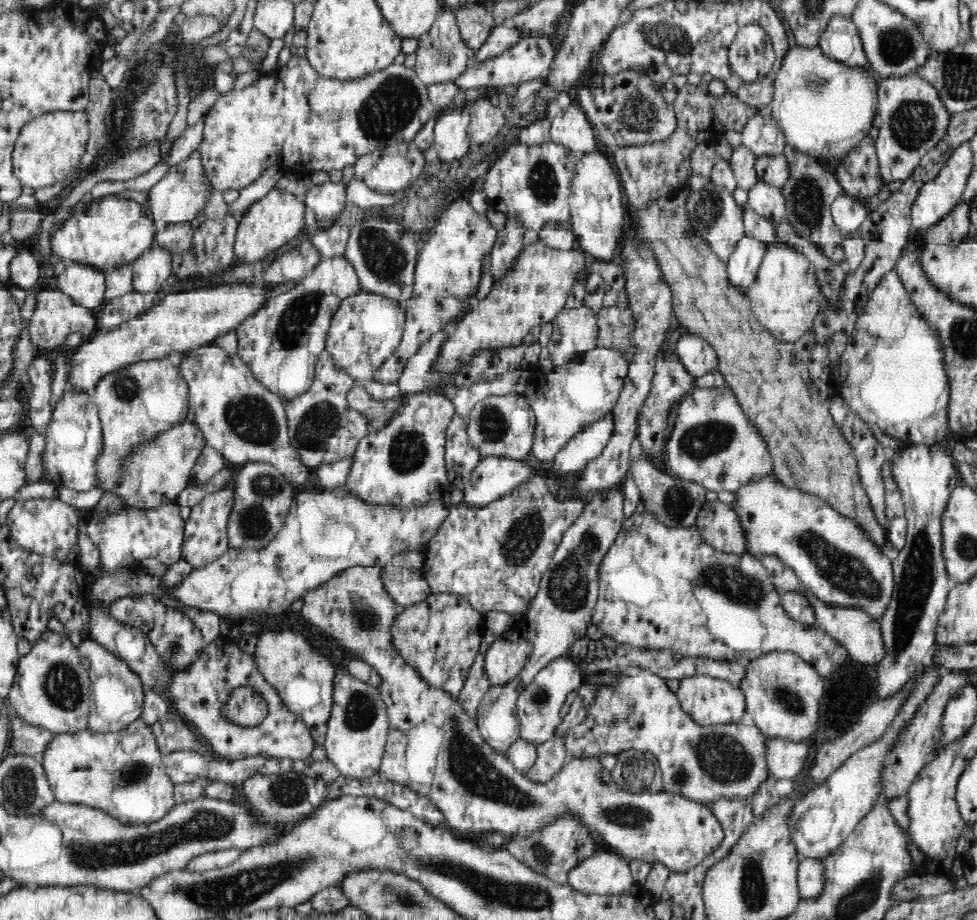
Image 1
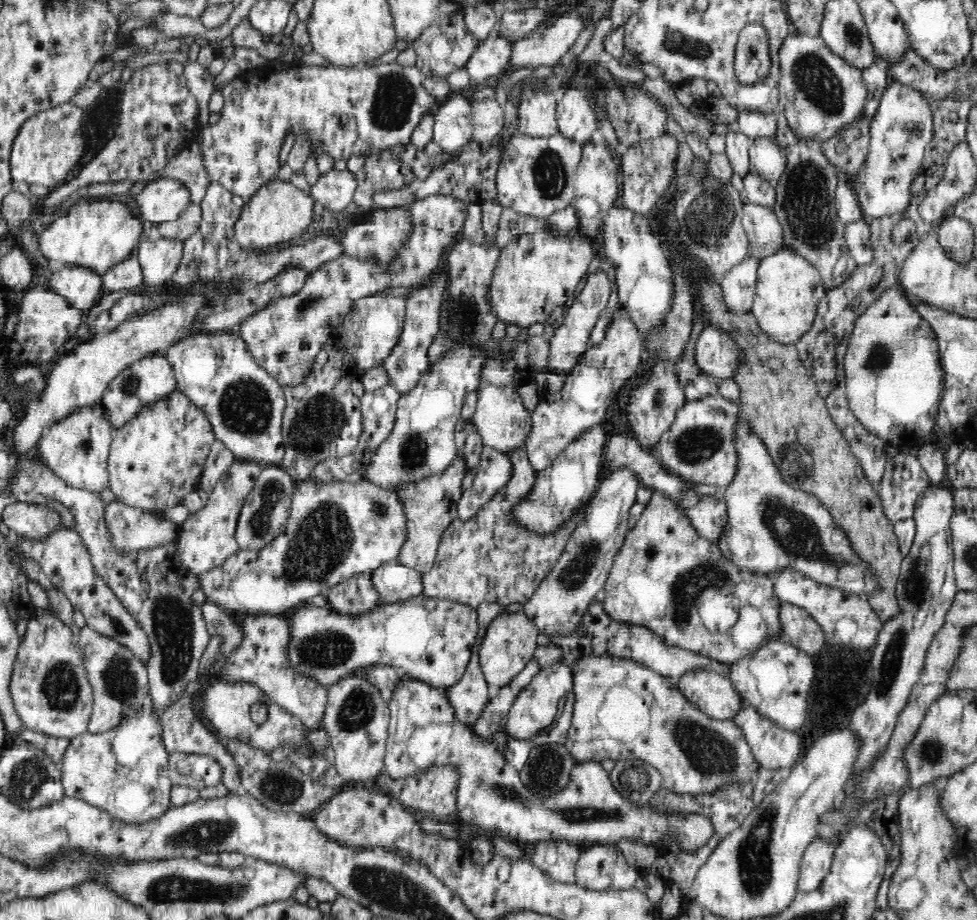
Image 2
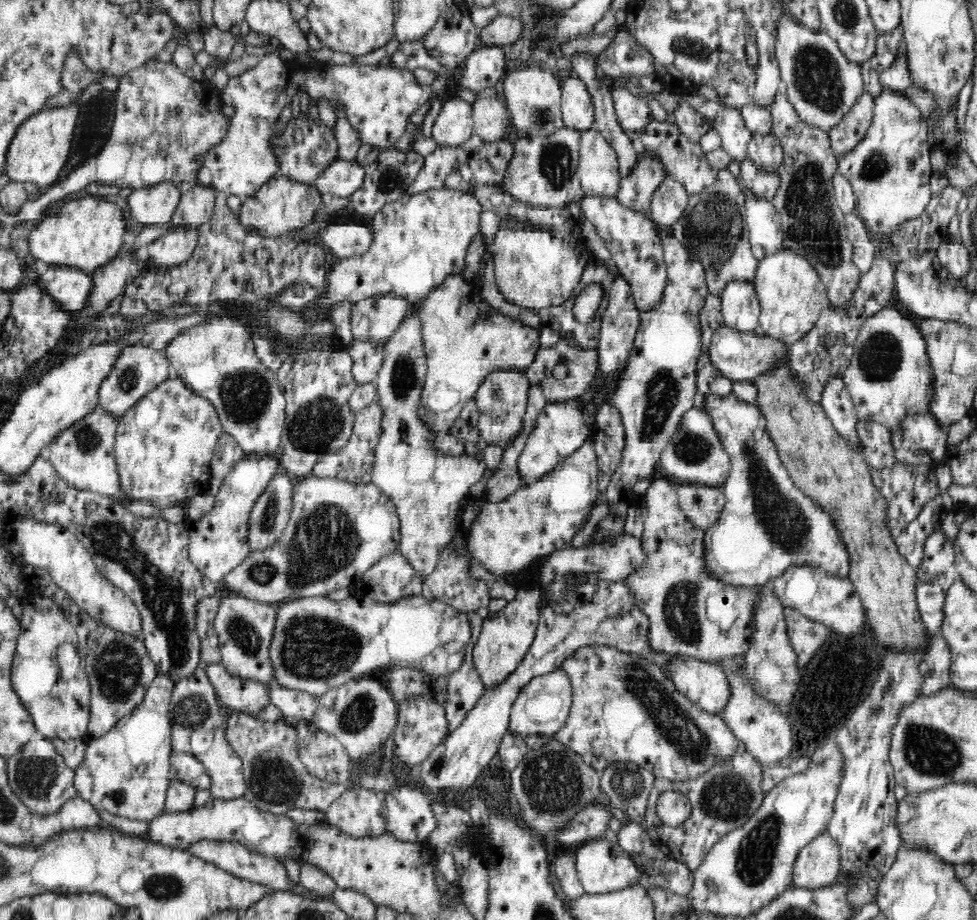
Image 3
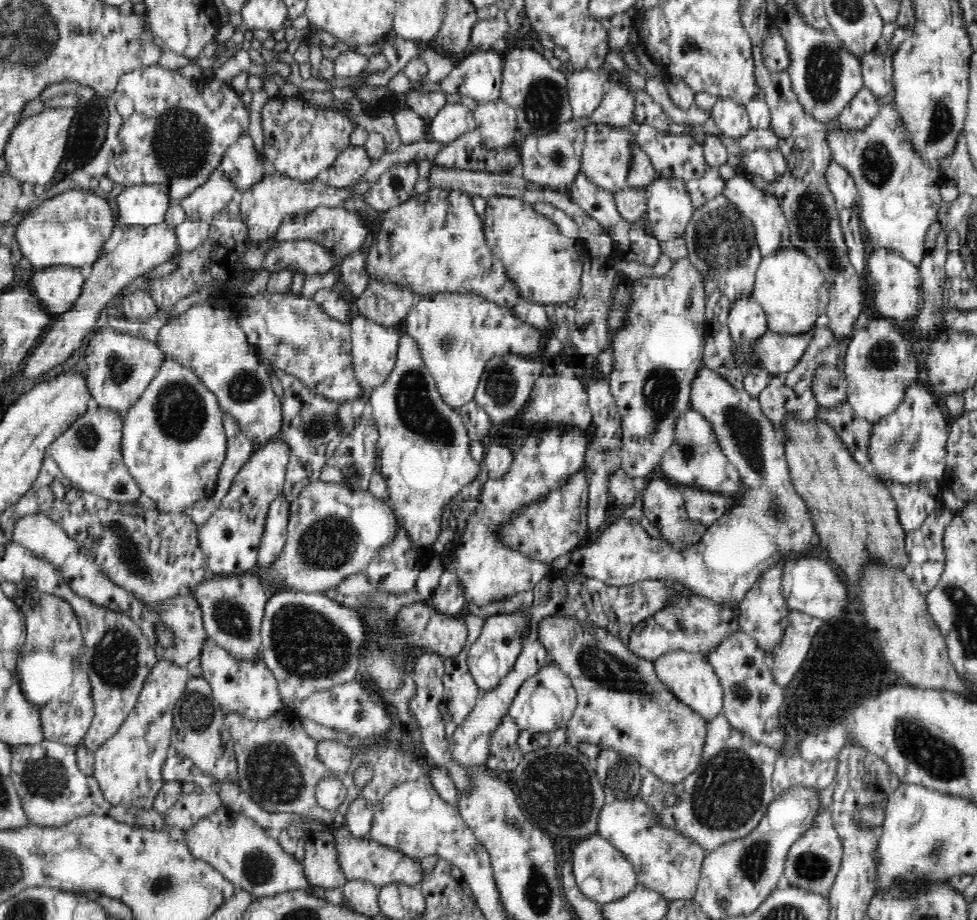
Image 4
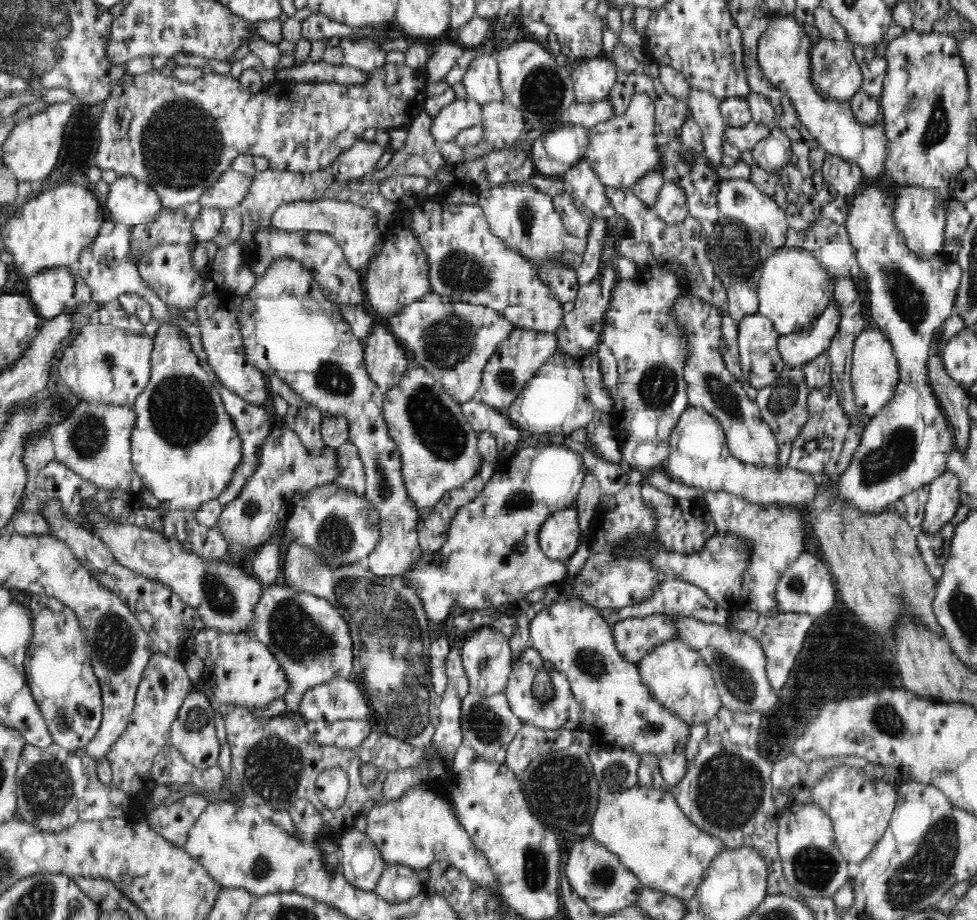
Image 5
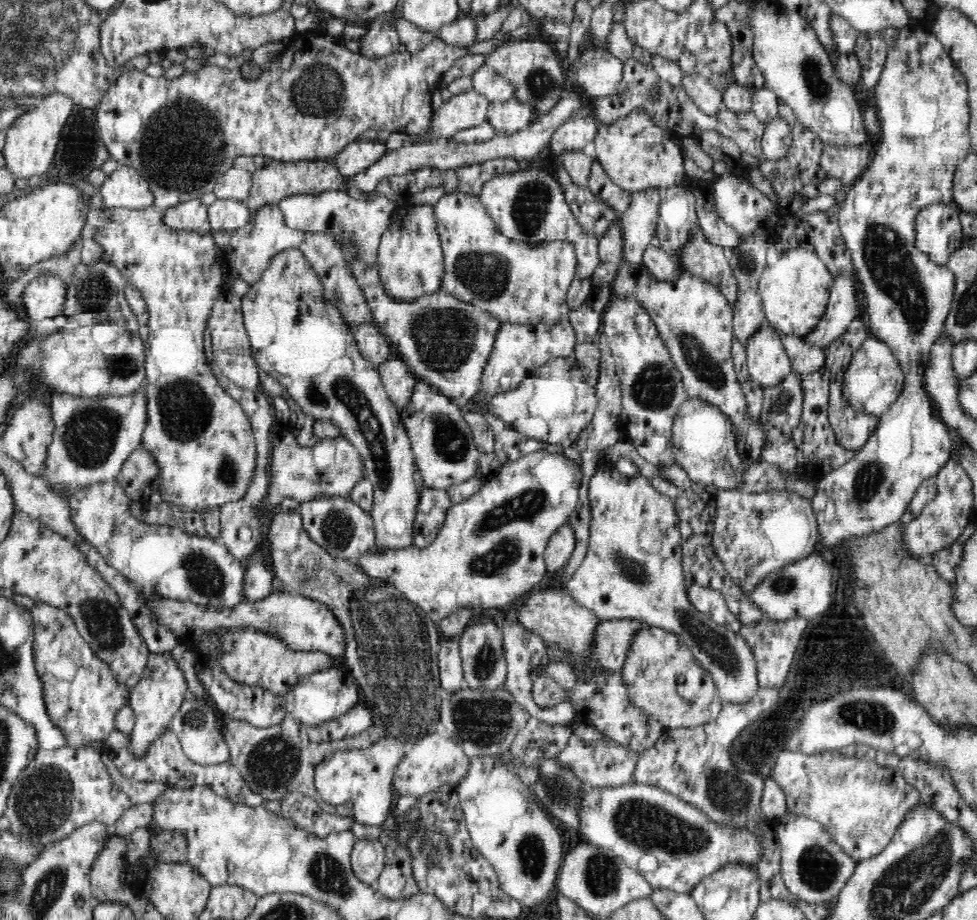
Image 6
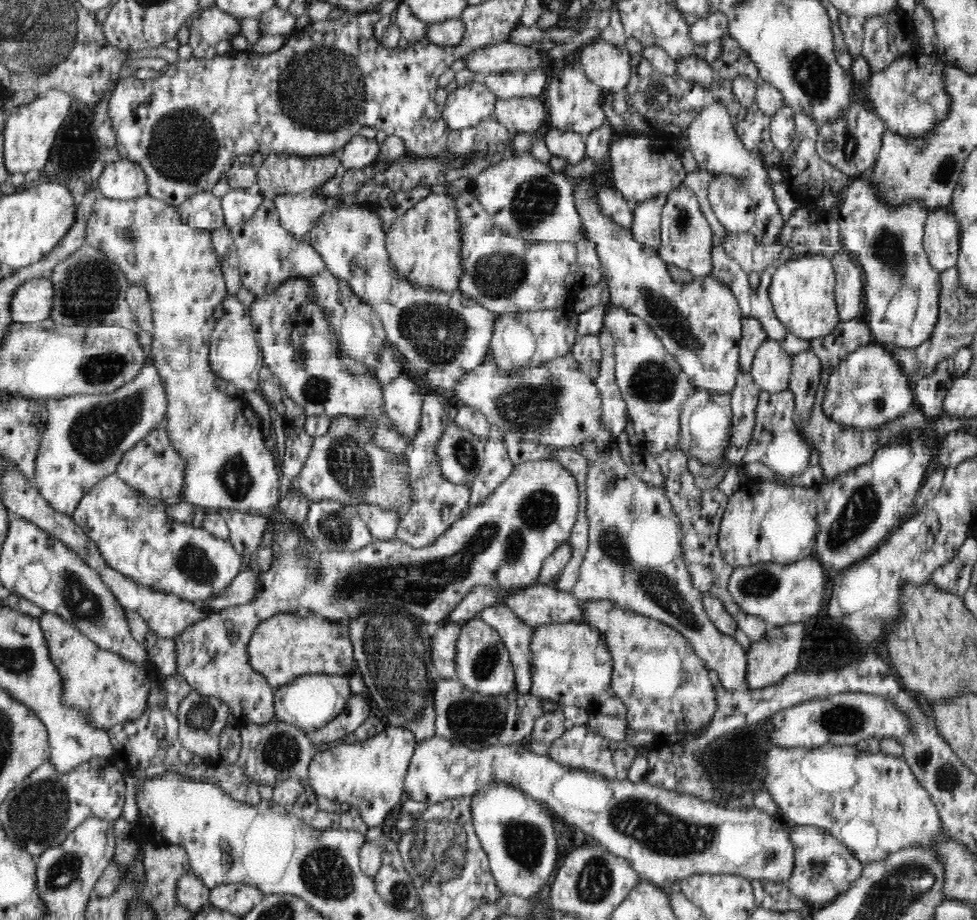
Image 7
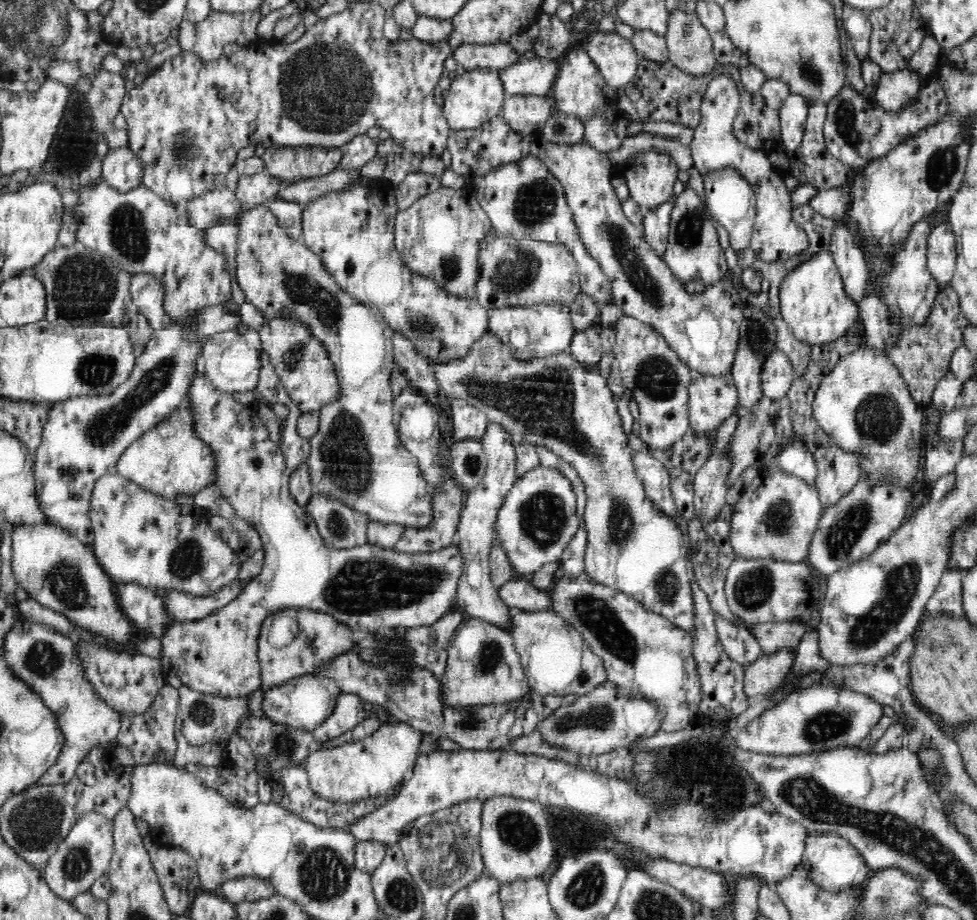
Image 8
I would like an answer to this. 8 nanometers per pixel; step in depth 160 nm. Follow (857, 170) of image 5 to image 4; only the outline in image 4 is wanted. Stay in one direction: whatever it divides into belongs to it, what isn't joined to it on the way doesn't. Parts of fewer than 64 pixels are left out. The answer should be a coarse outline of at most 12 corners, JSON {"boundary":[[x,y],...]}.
{"boundary":[[831,161],[825,179],[837,208],[854,206],[854,177]]}

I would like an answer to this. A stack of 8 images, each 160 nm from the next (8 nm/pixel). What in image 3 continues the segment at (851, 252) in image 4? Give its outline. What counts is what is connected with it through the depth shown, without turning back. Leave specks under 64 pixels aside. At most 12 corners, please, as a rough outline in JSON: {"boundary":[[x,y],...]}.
{"boundary":[[856,212],[844,215],[853,262],[870,270],[878,246]]}

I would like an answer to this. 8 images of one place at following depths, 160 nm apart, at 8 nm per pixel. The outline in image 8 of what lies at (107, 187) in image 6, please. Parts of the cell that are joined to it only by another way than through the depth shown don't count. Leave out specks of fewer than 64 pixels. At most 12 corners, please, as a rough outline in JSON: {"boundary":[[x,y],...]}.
{"boundary":[[127,146],[104,156],[101,176],[119,192],[142,185],[142,160]]}

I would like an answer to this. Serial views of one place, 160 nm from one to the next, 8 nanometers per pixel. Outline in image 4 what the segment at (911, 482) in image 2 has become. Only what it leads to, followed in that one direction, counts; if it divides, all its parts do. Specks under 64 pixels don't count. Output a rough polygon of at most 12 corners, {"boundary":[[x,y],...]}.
{"boundary":[[936,480],[886,484],[906,532],[920,528],[941,500]]}

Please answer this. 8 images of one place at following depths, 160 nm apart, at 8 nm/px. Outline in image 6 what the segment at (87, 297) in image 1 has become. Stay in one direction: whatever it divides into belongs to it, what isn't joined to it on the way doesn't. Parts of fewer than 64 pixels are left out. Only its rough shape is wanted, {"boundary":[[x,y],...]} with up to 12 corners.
{"boundary":[[41,275],[22,293],[31,323],[63,309],[65,281]]}

